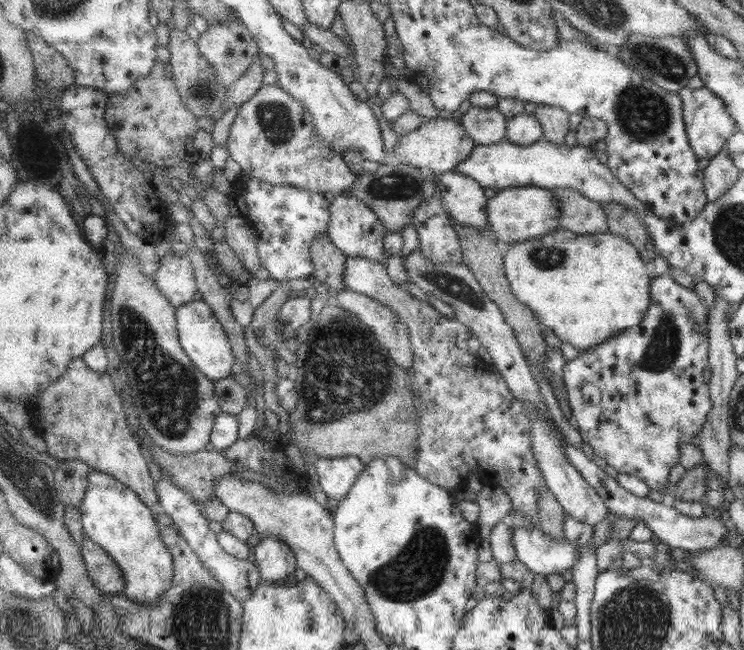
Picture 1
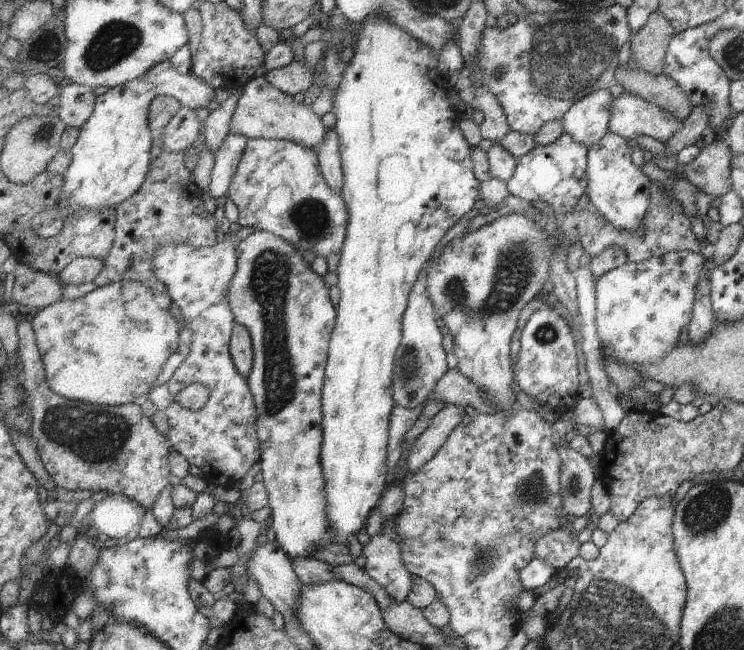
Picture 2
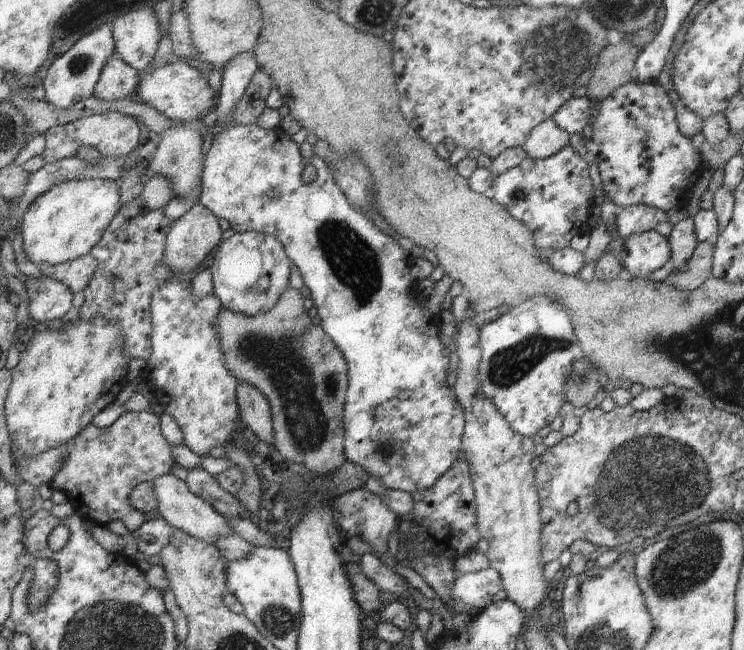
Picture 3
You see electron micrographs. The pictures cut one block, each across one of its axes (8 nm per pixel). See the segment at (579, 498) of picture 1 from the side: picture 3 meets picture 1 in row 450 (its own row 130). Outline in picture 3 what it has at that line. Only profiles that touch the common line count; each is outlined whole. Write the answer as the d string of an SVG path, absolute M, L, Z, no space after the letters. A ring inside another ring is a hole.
M547 119L535 126L523 147L529 157L542 159L557 154L559 149L568 145L568 140L569 135L551 119Z

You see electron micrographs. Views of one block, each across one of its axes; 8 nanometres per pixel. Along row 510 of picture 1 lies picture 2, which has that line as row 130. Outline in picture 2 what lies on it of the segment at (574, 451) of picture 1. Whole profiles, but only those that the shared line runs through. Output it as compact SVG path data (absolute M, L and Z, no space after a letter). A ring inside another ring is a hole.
M626 91L615 96L609 104L607 132L625 141L634 136L643 136L665 143L681 124L673 114L663 112L657 106Z

